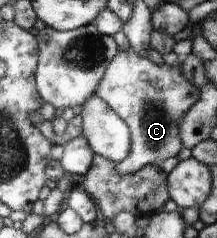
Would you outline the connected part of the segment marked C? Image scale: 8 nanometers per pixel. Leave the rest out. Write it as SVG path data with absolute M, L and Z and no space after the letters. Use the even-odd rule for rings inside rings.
M132 49L115 55L94 94L130 125L131 151L123 162L116 164L120 175L135 173L149 164L160 166L166 159L176 157L183 147L178 123L200 99L200 89L184 76L181 65L160 65Z

